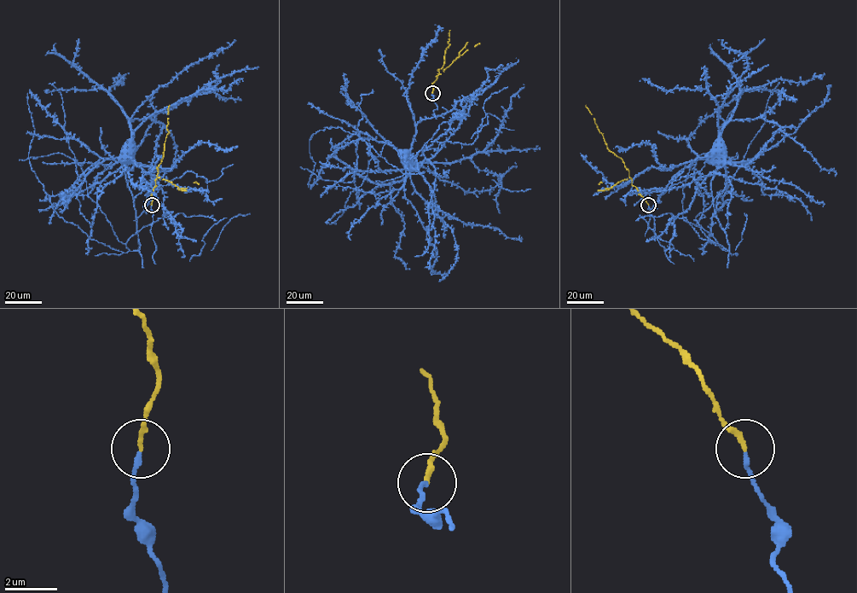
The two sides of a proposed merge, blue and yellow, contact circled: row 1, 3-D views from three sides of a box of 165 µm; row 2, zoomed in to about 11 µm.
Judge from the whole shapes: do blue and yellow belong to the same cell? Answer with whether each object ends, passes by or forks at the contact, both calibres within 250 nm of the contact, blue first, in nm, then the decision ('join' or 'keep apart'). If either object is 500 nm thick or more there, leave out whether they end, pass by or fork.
blue ends there; yellow ends there; 160 nm thick on the blue side, 180 nm on the other; join

